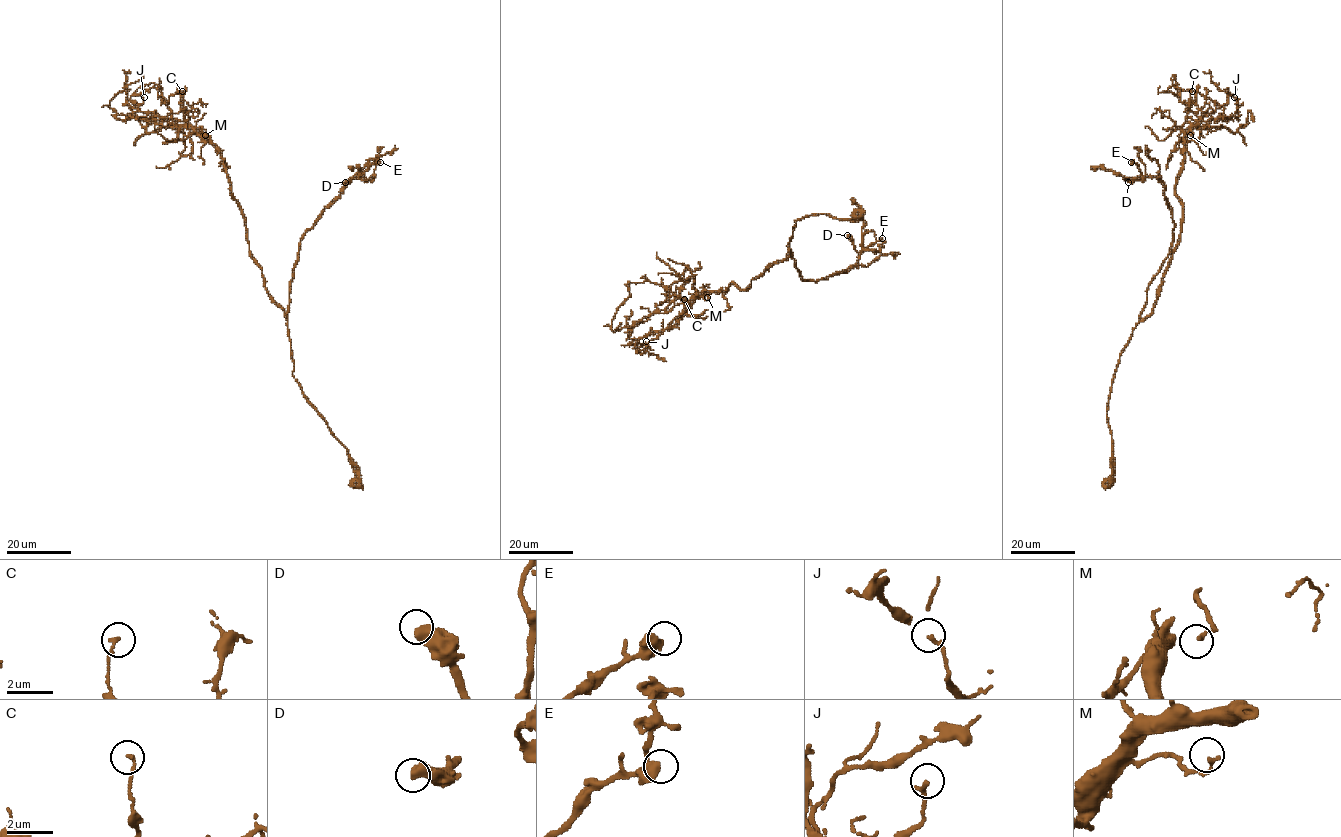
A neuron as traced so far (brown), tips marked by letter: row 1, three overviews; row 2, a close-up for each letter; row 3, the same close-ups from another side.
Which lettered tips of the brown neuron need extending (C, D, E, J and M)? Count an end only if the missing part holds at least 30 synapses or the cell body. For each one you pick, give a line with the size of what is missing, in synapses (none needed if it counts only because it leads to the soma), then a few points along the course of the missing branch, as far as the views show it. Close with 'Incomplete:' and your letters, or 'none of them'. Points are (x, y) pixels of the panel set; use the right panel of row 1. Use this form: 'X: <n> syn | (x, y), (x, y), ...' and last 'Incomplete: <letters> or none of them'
D: 40 syn | (1128, 182), (1117, 178), (1101, 156), (1083, 149)
Incomplete: D

